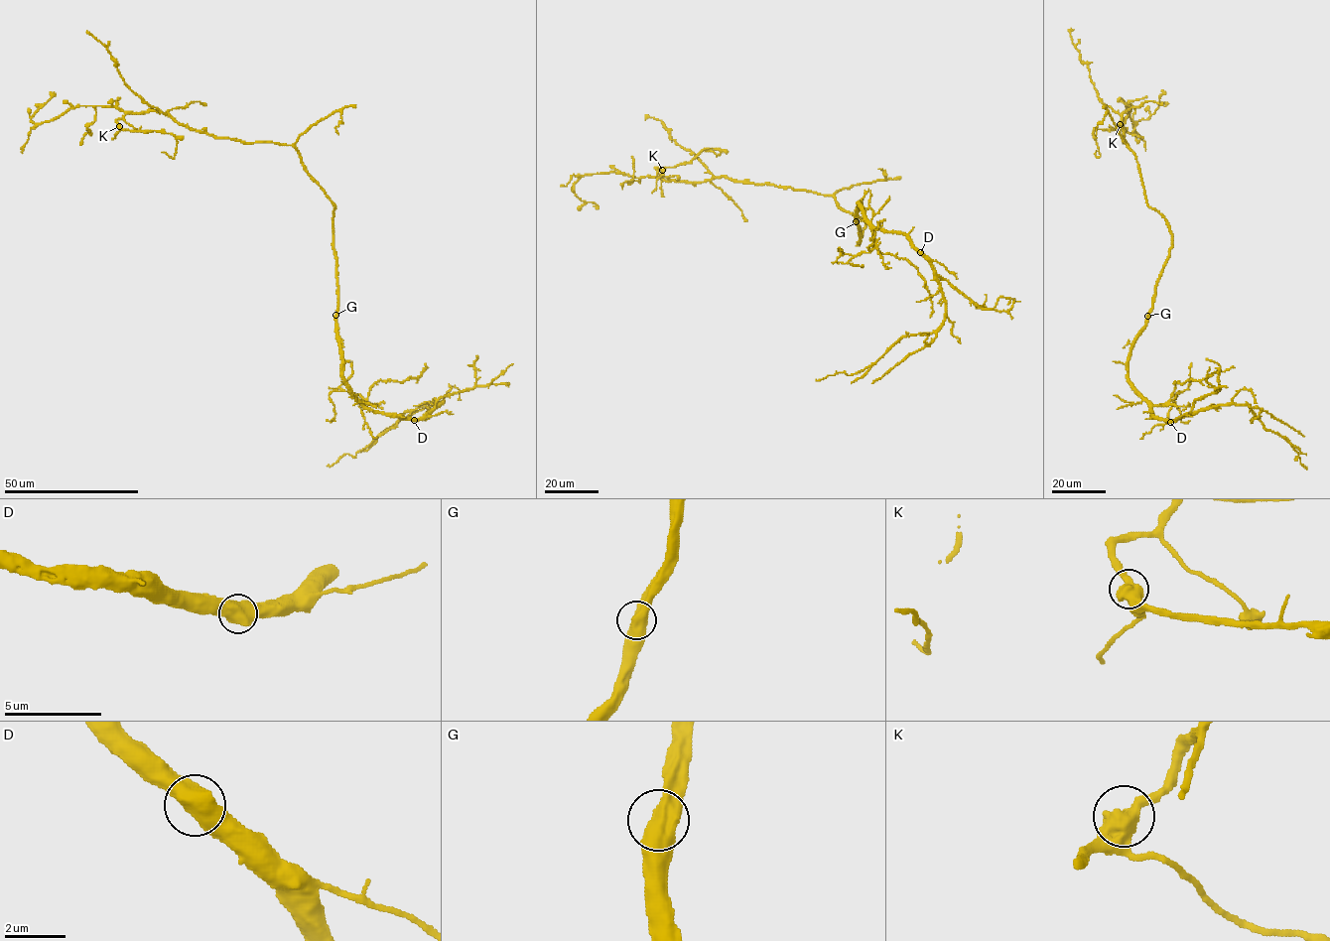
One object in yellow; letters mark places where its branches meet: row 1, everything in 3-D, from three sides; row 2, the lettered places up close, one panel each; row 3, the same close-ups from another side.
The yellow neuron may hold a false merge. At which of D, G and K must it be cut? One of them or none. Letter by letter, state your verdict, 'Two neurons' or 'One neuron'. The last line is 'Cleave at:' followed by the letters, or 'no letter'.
D: One neuron
G: One neuron
K: One neuron
Cleave at: no letter

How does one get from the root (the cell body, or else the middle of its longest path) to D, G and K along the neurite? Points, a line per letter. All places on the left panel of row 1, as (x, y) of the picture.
D: (335, 257), (335, 334), (342, 355), (342, 380), (349, 392), (365, 407), (414, 420)
G: (335, 257), (335, 315)
K: (335, 257), (333, 203), (293, 145), (214, 138), (160, 111), (127, 113), (117, 120), (118, 126)

